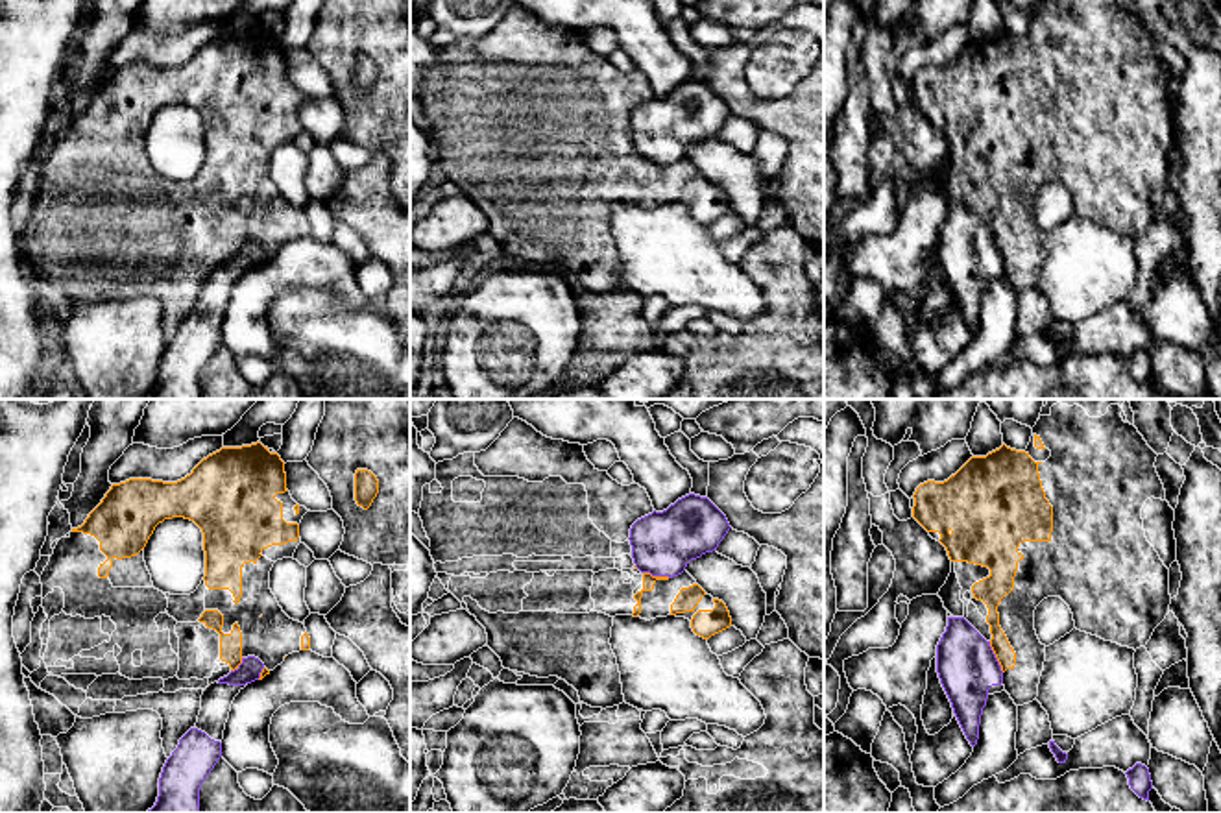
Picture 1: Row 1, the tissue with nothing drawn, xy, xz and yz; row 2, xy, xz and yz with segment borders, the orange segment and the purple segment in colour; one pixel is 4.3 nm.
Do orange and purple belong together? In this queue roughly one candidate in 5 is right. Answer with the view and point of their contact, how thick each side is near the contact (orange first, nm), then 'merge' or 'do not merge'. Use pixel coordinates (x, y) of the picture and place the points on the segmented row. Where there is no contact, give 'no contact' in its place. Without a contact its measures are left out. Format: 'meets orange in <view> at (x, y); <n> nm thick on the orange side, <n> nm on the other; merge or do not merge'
meets orange in yz at (996, 656); 90 nm thick on the orange side, 260 nm on the other; do not merge

